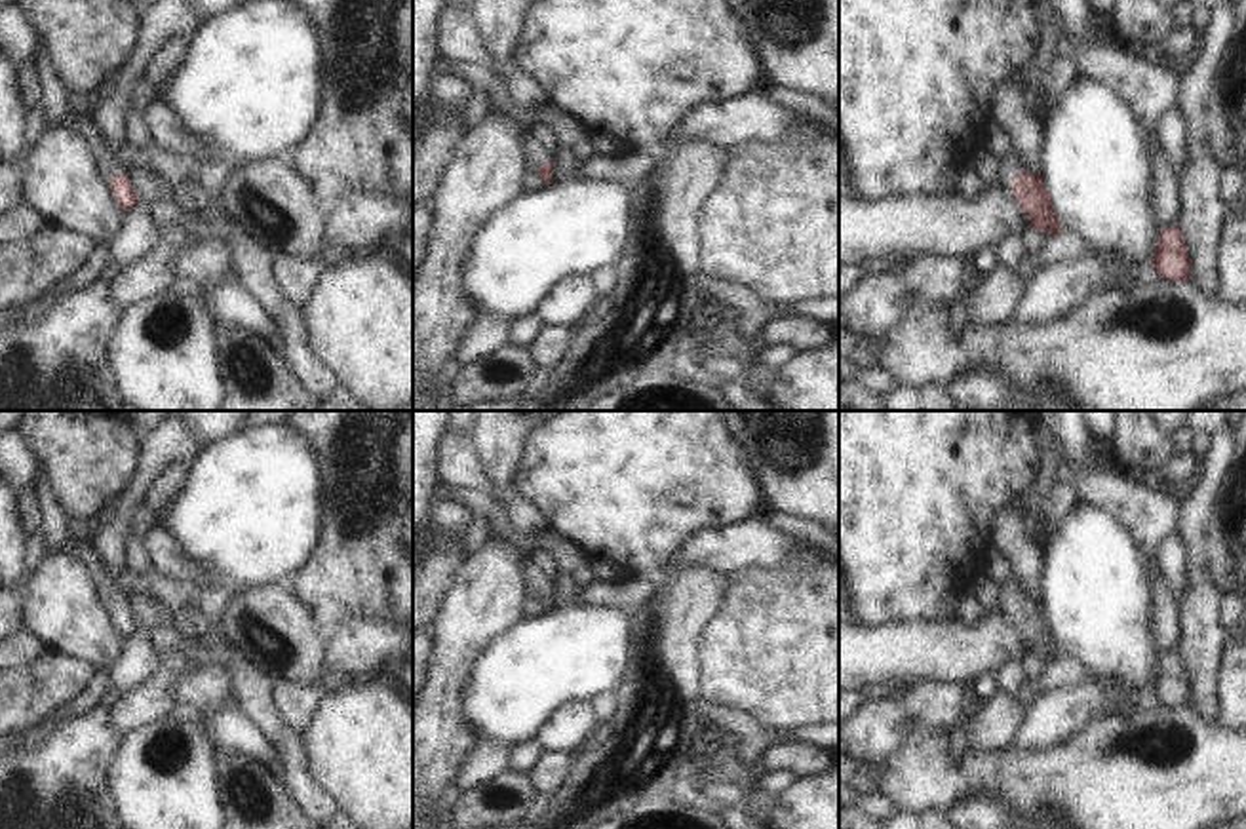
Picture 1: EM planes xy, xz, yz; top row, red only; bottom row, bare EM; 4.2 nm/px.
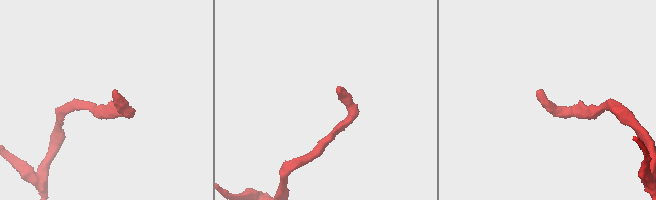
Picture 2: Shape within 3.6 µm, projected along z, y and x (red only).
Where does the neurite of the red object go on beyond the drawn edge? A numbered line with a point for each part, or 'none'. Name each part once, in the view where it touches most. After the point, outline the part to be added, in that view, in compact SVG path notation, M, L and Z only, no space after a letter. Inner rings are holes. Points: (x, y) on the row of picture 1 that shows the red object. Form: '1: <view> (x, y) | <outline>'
1: yz (1014, 164) | M1012 154L1004 164L1003 164L1003 175L1004 179L1012 179L1016 173L1023 171L1025 165L1018 154Z

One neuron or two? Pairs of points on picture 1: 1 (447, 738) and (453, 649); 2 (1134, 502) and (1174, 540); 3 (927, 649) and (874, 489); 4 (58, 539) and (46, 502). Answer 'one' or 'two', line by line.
1: one
2: two
3: two
4: one

